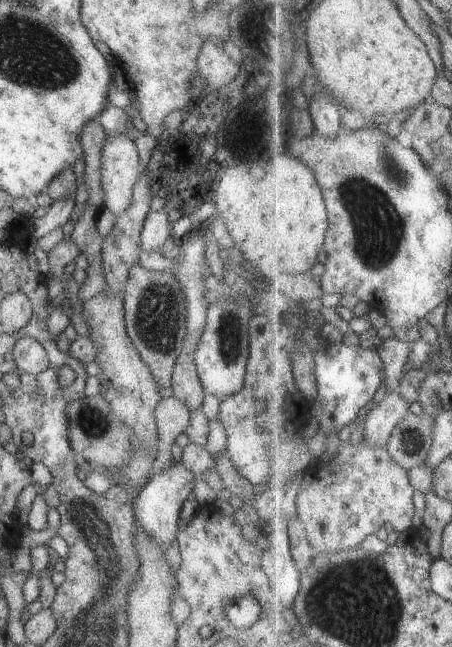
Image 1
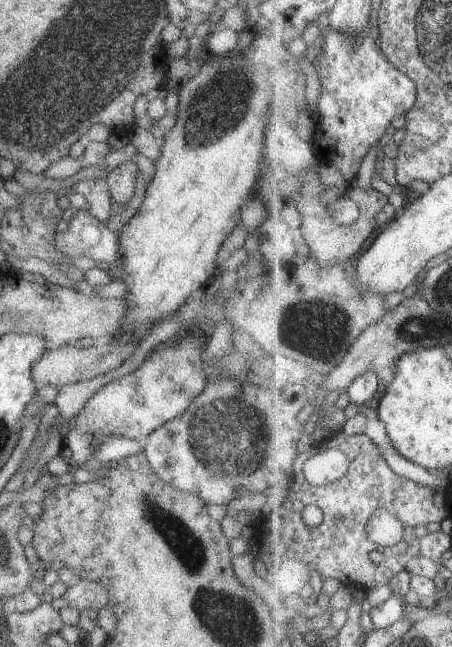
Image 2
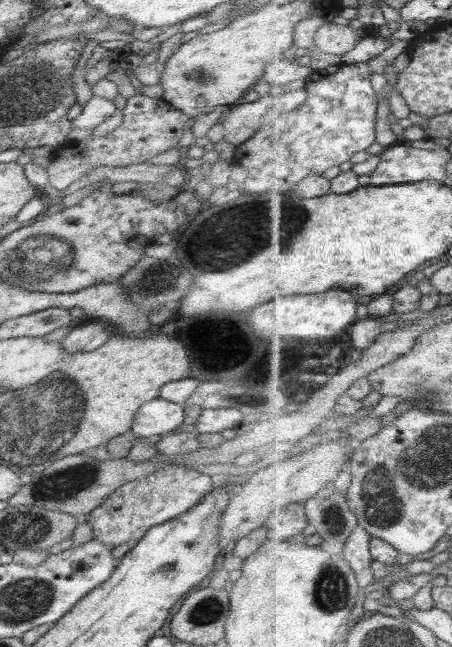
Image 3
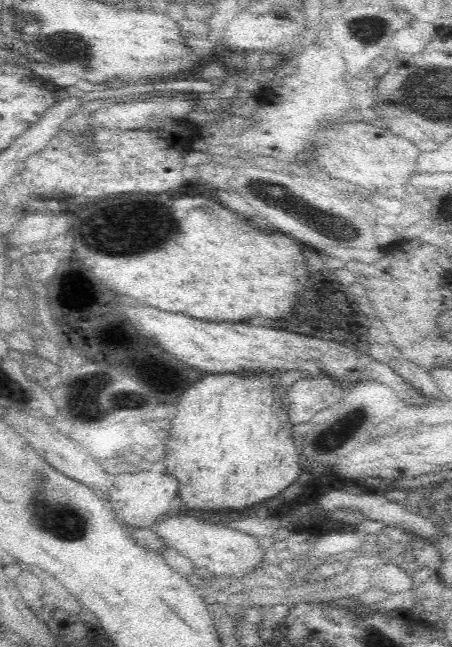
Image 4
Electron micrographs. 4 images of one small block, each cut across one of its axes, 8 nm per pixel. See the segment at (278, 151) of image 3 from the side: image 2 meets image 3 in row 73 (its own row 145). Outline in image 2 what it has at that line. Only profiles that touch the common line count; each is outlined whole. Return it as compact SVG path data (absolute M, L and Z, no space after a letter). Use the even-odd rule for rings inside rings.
M330 25L327 26L321 43L322 56L317 65L308 68L304 75L321 86L321 94L317 102L318 119L313 125L304 124L306 136L311 140L317 156L322 160L322 170L325 170L328 164L331 170L339 170L343 174L346 189L349 188L347 180L357 174L369 149L386 135L385 132L389 132L387 128L391 122L397 116L406 115L408 111L411 111L418 100L418 85L407 74L394 68L380 50L379 28L371 30L368 25L364 38L359 40L360 42L357 43L354 39L346 38L343 34L332 30ZM373 32L378 34L376 40L373 40L371 36Z

